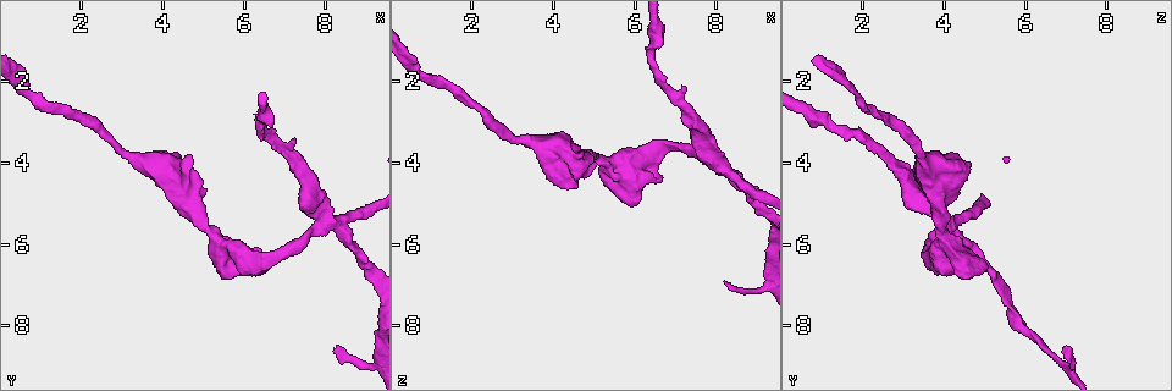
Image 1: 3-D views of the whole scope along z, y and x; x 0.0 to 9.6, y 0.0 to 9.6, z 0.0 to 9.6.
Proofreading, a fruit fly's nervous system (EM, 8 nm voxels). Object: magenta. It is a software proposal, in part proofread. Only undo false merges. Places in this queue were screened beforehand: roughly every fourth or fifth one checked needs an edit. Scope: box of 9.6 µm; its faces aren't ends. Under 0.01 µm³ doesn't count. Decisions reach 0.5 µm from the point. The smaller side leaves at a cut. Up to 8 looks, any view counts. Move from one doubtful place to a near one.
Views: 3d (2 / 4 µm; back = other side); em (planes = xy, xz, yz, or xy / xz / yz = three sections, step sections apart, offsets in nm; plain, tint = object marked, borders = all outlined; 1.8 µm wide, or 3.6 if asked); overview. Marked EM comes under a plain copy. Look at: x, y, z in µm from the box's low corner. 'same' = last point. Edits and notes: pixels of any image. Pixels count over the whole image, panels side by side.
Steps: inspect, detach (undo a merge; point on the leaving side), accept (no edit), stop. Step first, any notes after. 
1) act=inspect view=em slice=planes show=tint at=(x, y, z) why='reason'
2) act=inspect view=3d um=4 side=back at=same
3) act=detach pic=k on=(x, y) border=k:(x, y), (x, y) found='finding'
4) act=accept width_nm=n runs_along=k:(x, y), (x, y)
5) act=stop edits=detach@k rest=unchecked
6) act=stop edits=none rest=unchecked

act=inspect view=3d um=4 at=(7.80, 5.60, 4.10) why='four-way junction'

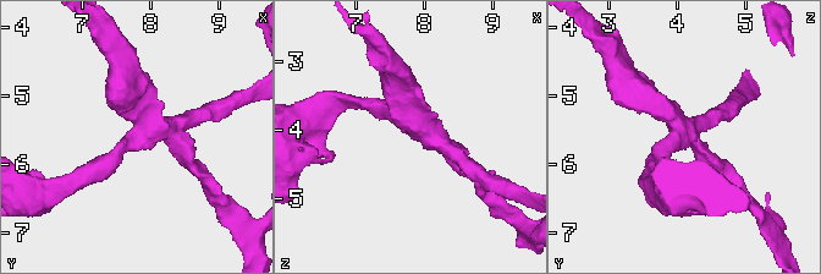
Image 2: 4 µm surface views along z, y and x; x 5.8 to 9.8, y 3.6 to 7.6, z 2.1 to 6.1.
act=inspect view=em slice=planes show=tint at=(7.85, 5.55, 4.05) arms=4

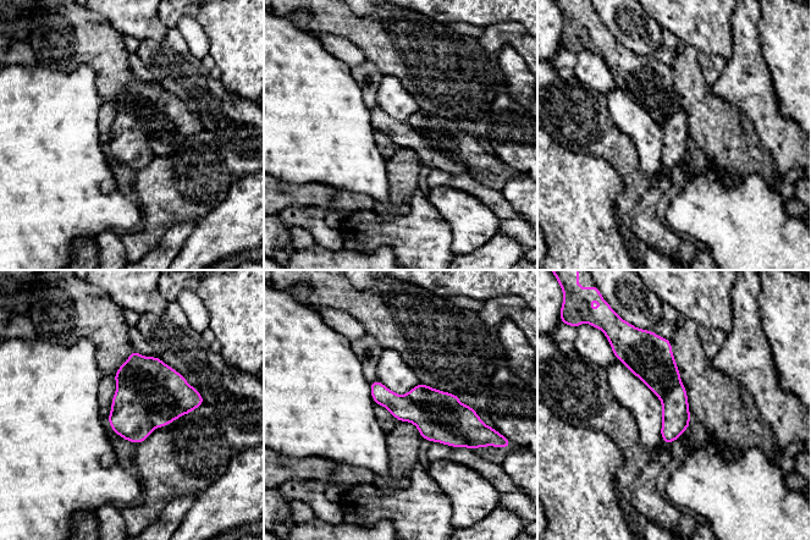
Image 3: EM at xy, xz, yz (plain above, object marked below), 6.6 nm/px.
act=detach pic=3 on=(166, 394) border=3:(117, 386), (134, 391), (155, 425) found='two neurons meet here'

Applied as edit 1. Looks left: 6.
act=inspect view=3d um=4 at=(5.65, 6.20, 4.15)

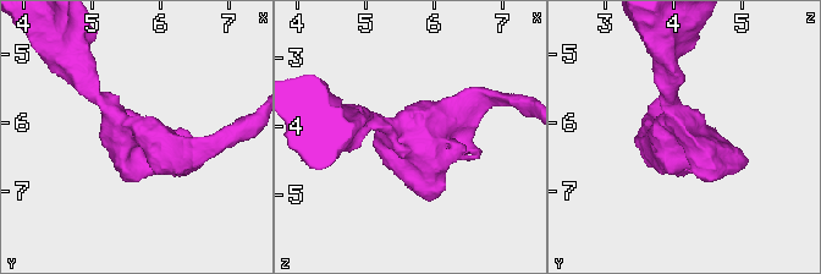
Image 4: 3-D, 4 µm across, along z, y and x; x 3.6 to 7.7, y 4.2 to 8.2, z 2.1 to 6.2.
act=inspect view=em um=3.6 slice=xz step=16 show=tint at=(5.65, 6.15, 4.20)

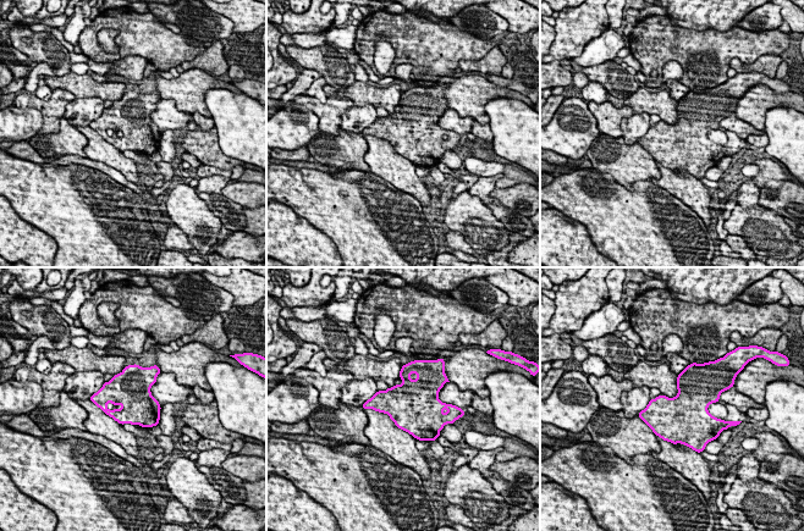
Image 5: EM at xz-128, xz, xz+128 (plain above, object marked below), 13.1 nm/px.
act=inspect view=em um=3.6 slice=yz step=4 show=tint at=same why='cut it another way'

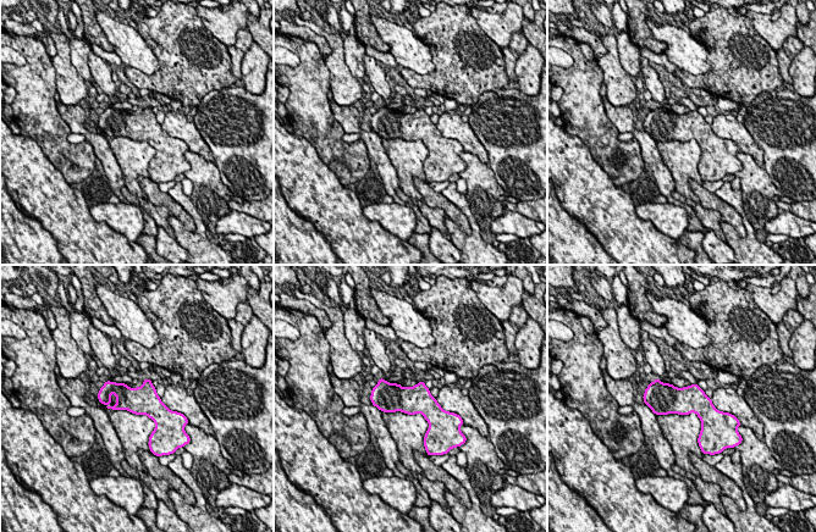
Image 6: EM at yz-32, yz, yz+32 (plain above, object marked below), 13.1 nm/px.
act=accept found='continuous, no second neuron'

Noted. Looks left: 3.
act=stop edits=detach@3 rest=unchecked

